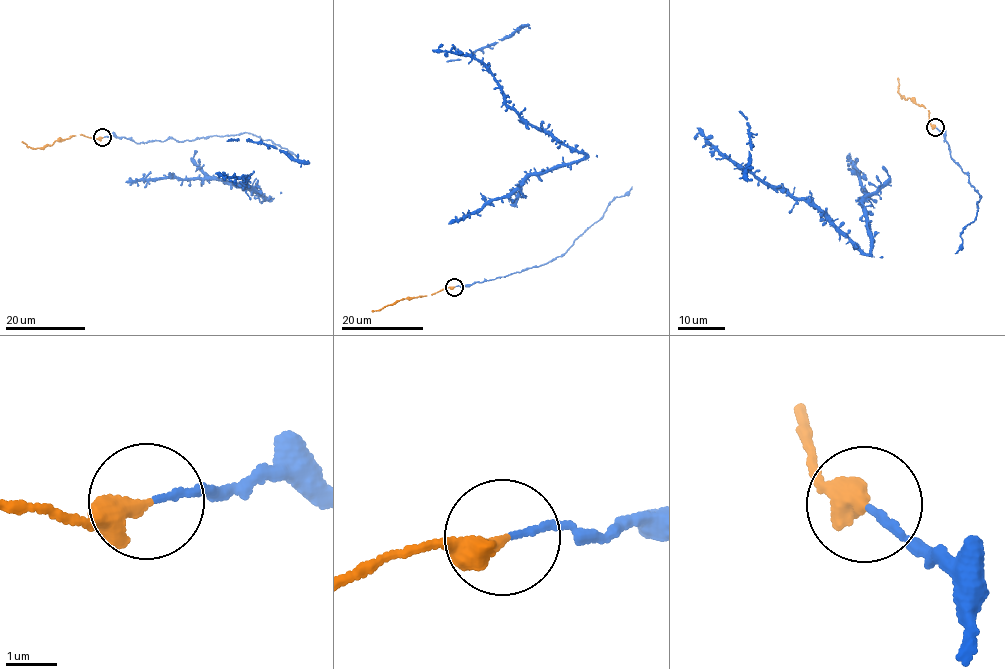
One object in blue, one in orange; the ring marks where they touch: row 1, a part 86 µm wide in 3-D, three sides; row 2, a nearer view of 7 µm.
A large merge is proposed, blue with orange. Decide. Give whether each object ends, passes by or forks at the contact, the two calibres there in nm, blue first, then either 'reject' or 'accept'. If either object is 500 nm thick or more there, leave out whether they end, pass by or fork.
blue ends | orange ends | 110/400 nm | accept

